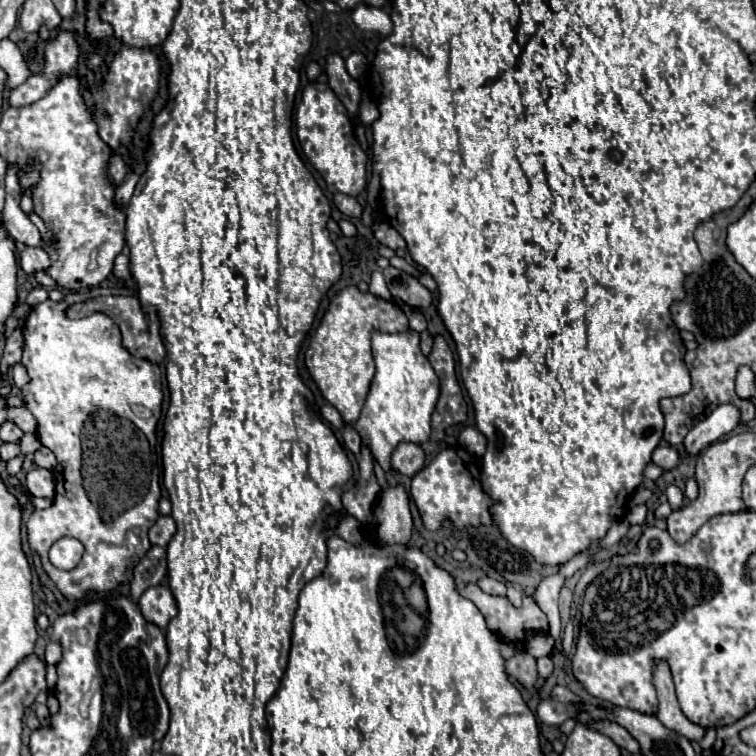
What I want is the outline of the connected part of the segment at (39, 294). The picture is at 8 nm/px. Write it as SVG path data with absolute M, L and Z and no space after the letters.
M36 286L36 288L28 294L28 298L26 298L26 302L28 302L32 308L38 306L40 302L44 302L44 300L48 300L48 290L42 288L42 286Z

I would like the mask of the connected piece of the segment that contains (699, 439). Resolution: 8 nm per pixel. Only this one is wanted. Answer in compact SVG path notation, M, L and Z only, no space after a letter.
M720 404L706 420L698 422L688 436L684 438L684 446L690 454L698 454L702 448L710 446L718 438L730 434L742 422L742 412L734 404Z

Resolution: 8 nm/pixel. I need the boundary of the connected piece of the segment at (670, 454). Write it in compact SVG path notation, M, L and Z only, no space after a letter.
M664 442L664 444L660 444L654 450L652 462L658 464L658 466L662 466L662 468L676 468L680 464L680 452L674 446L670 446L670 444L666 446L666 442Z

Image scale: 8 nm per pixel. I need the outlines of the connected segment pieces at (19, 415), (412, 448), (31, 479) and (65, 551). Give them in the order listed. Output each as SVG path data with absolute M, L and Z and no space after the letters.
M8 408L8 418L12 420L12 422L16 422L20 428L22 428L22 432L36 432L38 430L38 420L30 414L30 410L28 408Z
M402 442L392 452L392 468L404 476L414 476L424 466L424 452L418 444Z
M36 468L36 470L30 470L26 474L26 486L30 490L32 496L44 496L44 498L54 498L54 476L50 470L44 470L44 468Z
M60 538L58 542L54 542L54 546L50 548L50 562L56 566L56 568L62 568L62 570L70 570L78 564L78 560L82 558L84 554L84 546L80 540L76 538Z

